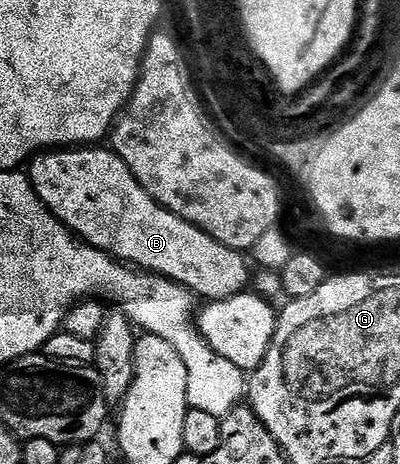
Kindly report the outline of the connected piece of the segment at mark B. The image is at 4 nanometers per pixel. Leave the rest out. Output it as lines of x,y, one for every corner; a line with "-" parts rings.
84,145
74,149
48,149
42,153
36,154
30,160
29,178
33,189
37,193
37,197
43,204
47,206
47,210
60,219
61,222
71,231
71,234
78,237
82,242
95,247
98,251
103,251
107,255
111,255
120,263
126,263
138,270
148,272
153,275
164,275
166,279
172,279
174,283
180,283
182,287
186,287
188,291
194,293
200,300
214,301
217,299
228,299
234,295
244,294
248,290
247,287
247,263
244,252
234,251
225,245
221,245
221,241
217,241
213,237
206,235
201,229
197,229
197,225
193,225
189,221
185,221
181,217
177,217
169,209
165,209
153,197
149,197
149,193
145,193
145,189
133,177
133,173
125,165
125,161
121,161
121,157
117,157
114,151
103,145

